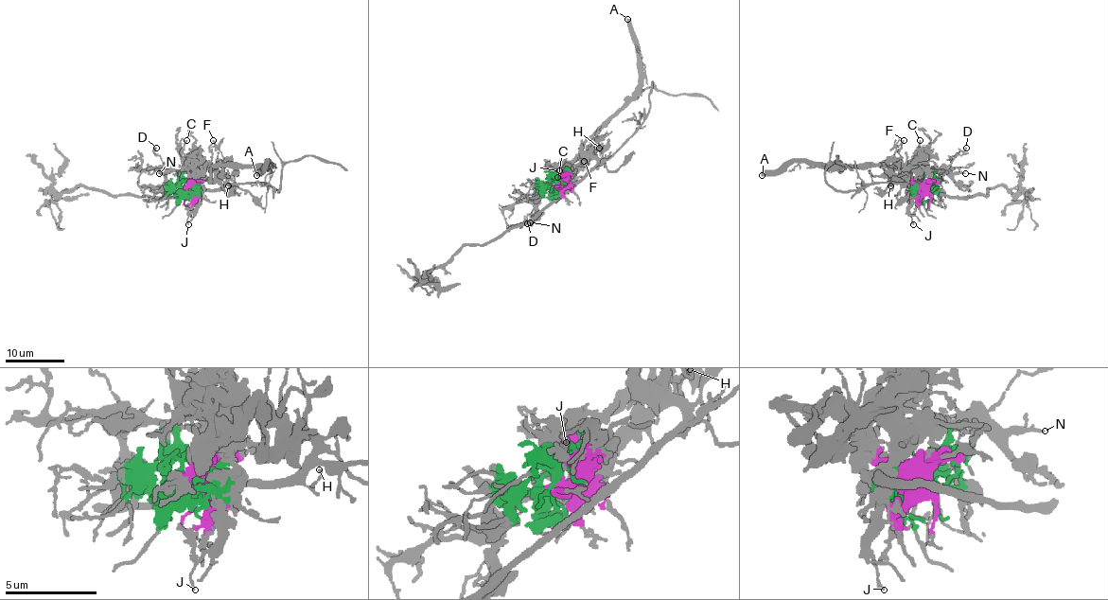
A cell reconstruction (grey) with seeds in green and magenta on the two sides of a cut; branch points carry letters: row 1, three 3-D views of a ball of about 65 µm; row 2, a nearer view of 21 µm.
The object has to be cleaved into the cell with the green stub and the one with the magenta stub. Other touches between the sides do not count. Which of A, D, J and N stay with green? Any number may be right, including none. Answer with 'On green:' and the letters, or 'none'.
On green: D, N

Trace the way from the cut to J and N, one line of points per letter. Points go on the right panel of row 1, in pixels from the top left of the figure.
J: (926, 189), (911, 216), (913, 223)
N: (926, 189), (932, 170), (964, 173)

